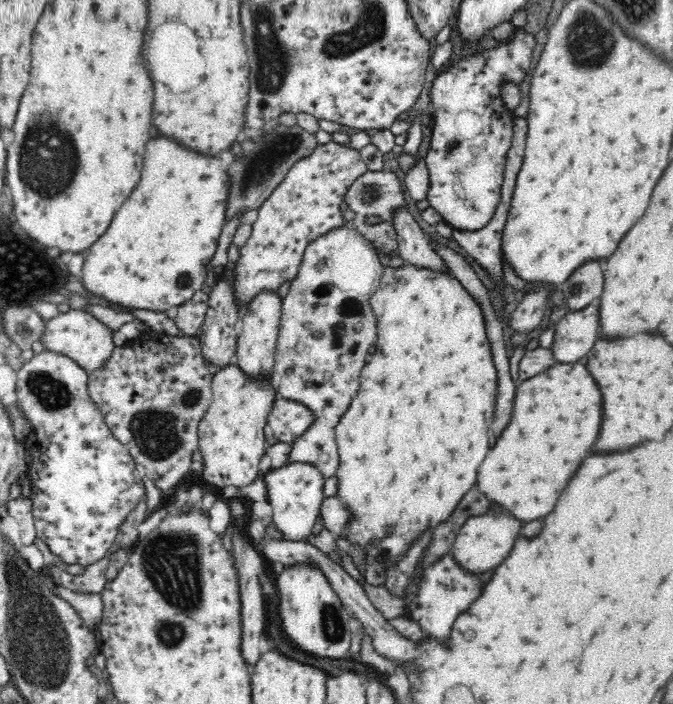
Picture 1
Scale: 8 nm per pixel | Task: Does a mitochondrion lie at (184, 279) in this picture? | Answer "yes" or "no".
yes

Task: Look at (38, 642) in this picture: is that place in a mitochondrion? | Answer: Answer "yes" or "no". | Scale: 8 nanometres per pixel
yes

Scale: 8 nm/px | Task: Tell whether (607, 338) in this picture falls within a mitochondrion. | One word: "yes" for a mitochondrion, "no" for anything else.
no

